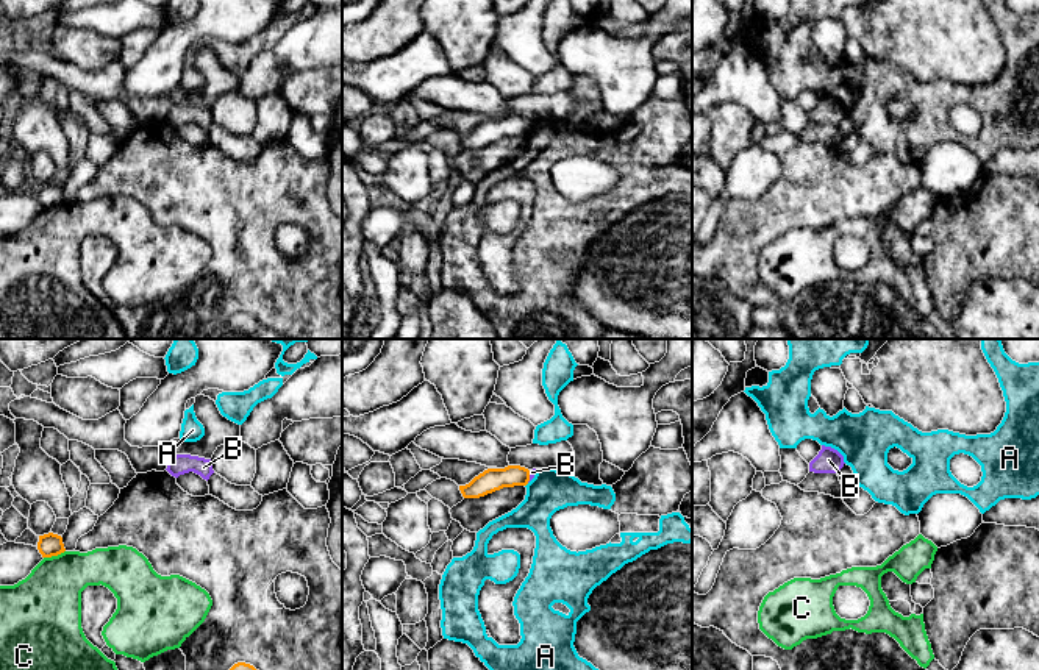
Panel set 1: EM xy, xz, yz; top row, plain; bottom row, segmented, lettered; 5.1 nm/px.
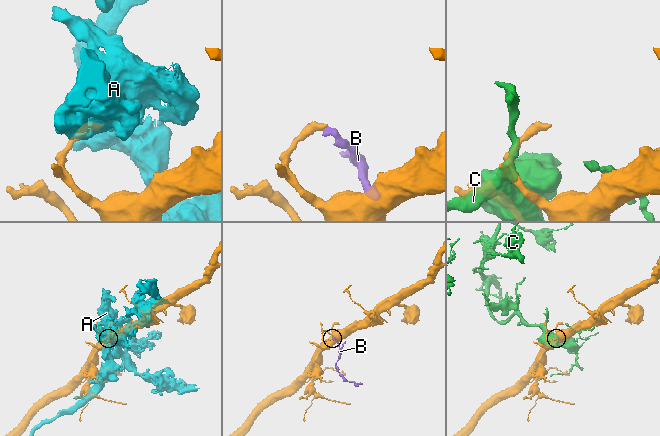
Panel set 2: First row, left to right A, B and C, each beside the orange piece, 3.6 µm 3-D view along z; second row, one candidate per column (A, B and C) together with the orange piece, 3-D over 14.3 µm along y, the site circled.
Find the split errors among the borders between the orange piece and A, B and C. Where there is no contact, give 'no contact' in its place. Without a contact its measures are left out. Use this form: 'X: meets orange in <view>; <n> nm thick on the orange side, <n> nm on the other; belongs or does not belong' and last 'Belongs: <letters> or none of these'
A: no contact; does not belong
B: meets orange in xz; 120 nm thick on the orange side, 30 nm on the other; does not belong
C: meets orange in xy; 120 nm thick on the orange side, 340 nm on the other; does not belong
Belongs: none of these

